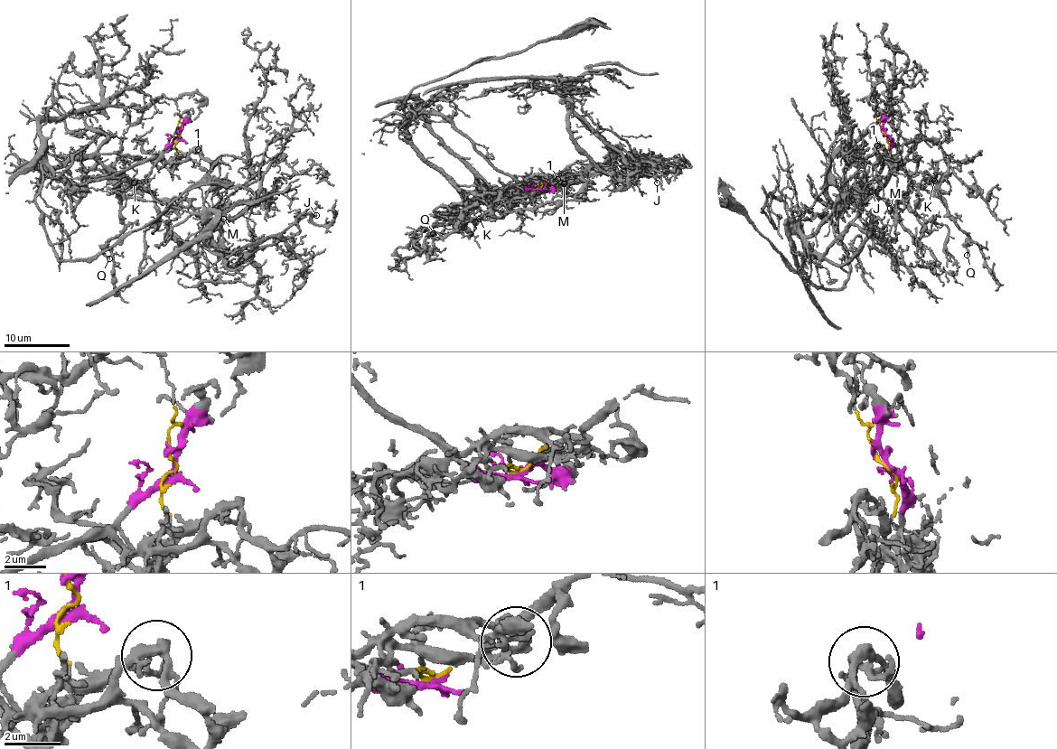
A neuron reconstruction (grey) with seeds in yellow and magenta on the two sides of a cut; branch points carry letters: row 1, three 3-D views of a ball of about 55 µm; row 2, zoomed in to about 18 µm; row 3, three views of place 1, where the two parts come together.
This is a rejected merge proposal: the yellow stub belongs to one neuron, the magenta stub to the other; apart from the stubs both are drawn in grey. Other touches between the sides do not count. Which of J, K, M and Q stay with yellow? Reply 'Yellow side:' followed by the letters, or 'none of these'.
Yellow side: J, M

